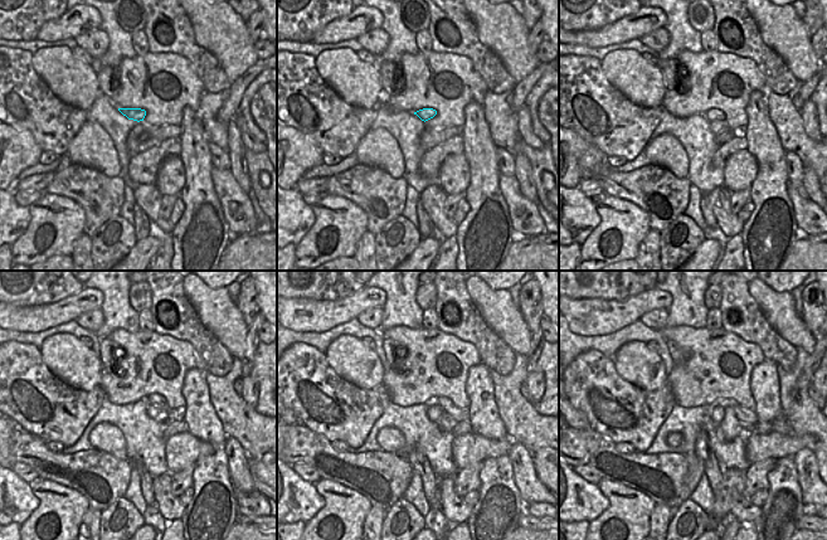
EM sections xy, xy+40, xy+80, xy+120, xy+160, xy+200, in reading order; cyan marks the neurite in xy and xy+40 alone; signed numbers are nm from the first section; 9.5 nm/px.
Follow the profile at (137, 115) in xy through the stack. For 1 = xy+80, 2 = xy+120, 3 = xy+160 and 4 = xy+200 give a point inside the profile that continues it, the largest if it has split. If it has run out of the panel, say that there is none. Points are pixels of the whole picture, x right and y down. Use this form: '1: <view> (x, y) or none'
1: xy+80 (713, 115)
2: xy+120 (155, 398)
3: xy+160 (458, 414)
4: xy+200 (747, 416)

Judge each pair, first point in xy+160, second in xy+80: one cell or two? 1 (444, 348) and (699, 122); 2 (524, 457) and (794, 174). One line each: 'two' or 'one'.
1: two
2: one

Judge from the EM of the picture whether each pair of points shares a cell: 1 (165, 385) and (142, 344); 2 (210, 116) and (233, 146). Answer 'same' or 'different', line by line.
1: same
2: different

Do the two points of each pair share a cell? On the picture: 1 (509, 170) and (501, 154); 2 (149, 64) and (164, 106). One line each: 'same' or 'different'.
1: same
2: same

